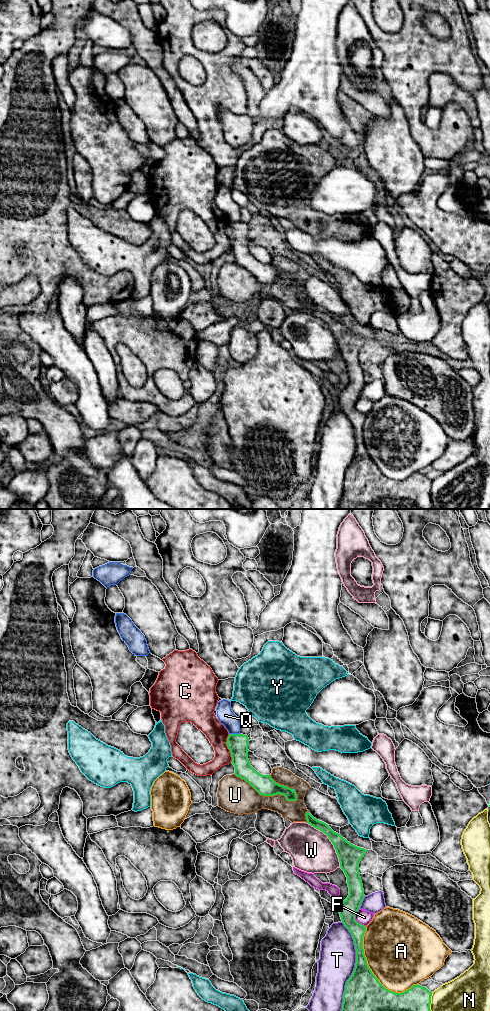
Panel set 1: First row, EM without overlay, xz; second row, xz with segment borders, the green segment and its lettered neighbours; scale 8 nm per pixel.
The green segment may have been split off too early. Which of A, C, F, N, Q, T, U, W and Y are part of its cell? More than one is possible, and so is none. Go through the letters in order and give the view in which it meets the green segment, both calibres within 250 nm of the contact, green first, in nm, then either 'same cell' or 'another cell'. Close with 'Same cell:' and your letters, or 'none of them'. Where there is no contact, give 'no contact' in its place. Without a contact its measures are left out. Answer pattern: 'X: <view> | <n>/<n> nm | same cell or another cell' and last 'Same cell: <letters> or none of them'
A: xz | 380/500 nm | another cell
C: xz | 160/160 nm | another cell
F: xz | 150/120 nm | another cell
N: xz | 440/460 nm | another cell
Q: xz | 160/130 nm | another cell
T: xz | 360/280 nm | another cell
U: xz | 160/280 nm | another cell
W: xz | 180/340 nm | another cell
Y: xz | 160/20 nm | another cell
Same cell: none of them

